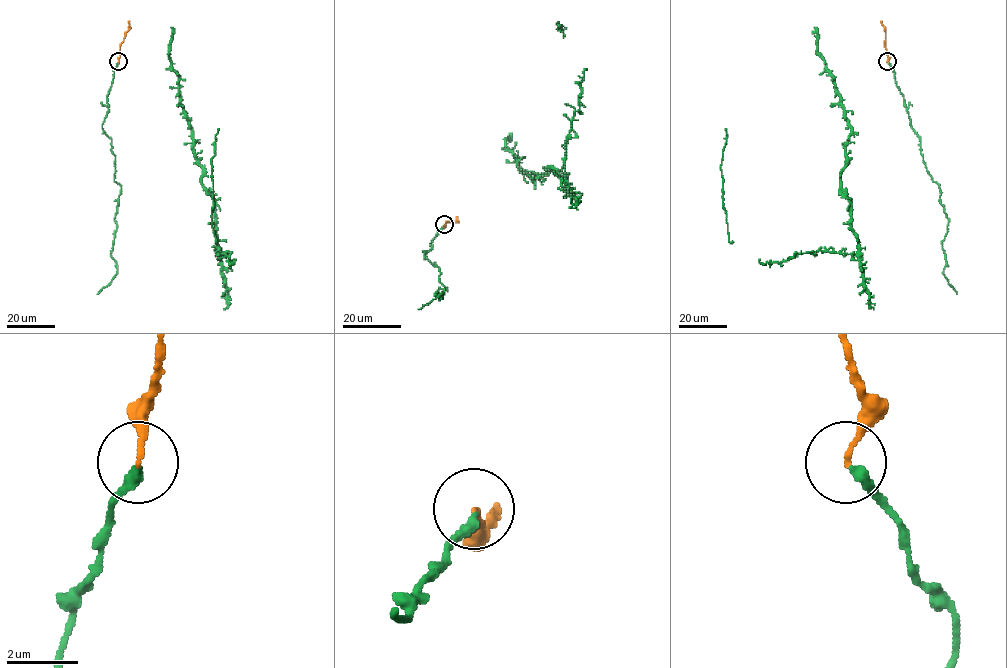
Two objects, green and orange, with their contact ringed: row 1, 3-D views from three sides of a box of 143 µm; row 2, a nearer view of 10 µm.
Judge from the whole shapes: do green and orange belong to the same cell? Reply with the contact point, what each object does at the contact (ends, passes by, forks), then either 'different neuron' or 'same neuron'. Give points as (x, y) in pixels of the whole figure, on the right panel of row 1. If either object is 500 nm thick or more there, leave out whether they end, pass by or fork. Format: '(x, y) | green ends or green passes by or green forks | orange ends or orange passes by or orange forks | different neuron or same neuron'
(887, 61) | green ends | orange ends | same neuron

